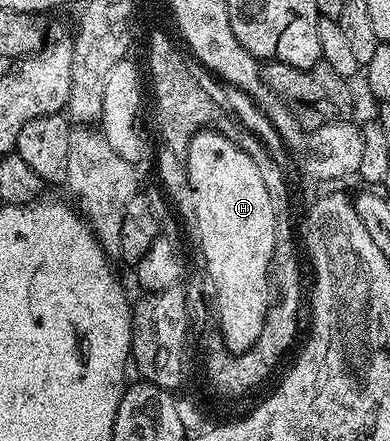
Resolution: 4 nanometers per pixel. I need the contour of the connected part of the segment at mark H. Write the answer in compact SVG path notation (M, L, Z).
M201 129L199 133L192 134L192 141L188 145L187 167L188 186L192 188L194 201L194 218L198 223L203 249L202 265L208 268L208 277L216 288L214 304L217 307L217 319L222 323L222 345L229 354L239 355L254 347L258 335L262 335L262 323L268 314L268 269L270 273L276 252L274 203L270 203L270 191L254 159L246 157L230 138L215 133L213 129Z

